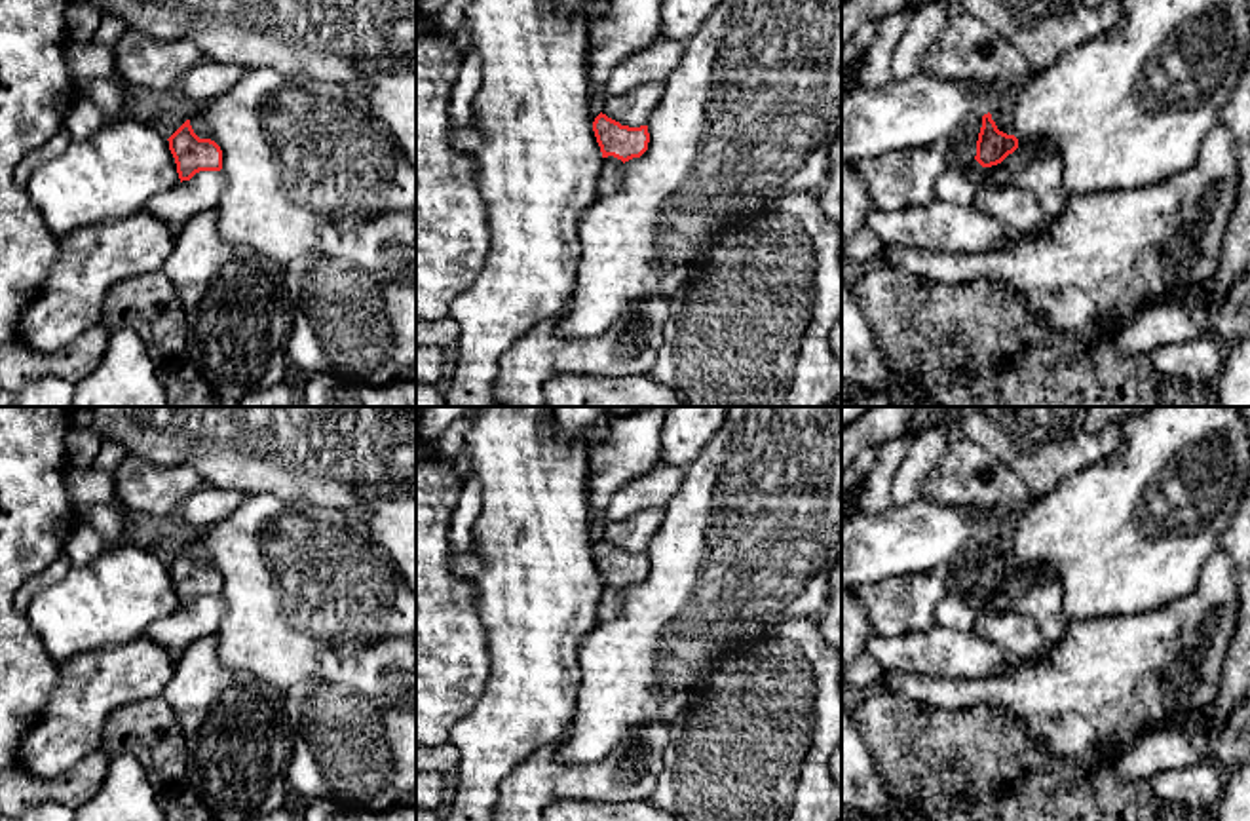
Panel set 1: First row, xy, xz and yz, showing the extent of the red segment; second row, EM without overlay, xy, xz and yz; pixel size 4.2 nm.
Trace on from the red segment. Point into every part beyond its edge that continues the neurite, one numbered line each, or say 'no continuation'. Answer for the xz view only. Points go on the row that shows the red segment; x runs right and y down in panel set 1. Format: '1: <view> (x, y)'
1: xz (612, 173)

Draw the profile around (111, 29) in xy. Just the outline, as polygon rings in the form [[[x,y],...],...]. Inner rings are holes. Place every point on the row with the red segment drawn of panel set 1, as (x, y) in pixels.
[[[103,13],[101,23],[93,34],[93,42],[114,48],[125,30],[127,25],[122,17]]]

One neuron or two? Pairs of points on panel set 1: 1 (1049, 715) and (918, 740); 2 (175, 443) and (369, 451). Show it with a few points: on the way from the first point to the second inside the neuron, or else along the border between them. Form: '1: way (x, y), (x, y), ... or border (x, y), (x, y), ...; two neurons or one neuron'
1: border (981, 706), (1013, 713), (1053, 753); two neurons
2: way (223, 443), (321, 443); one neuron

